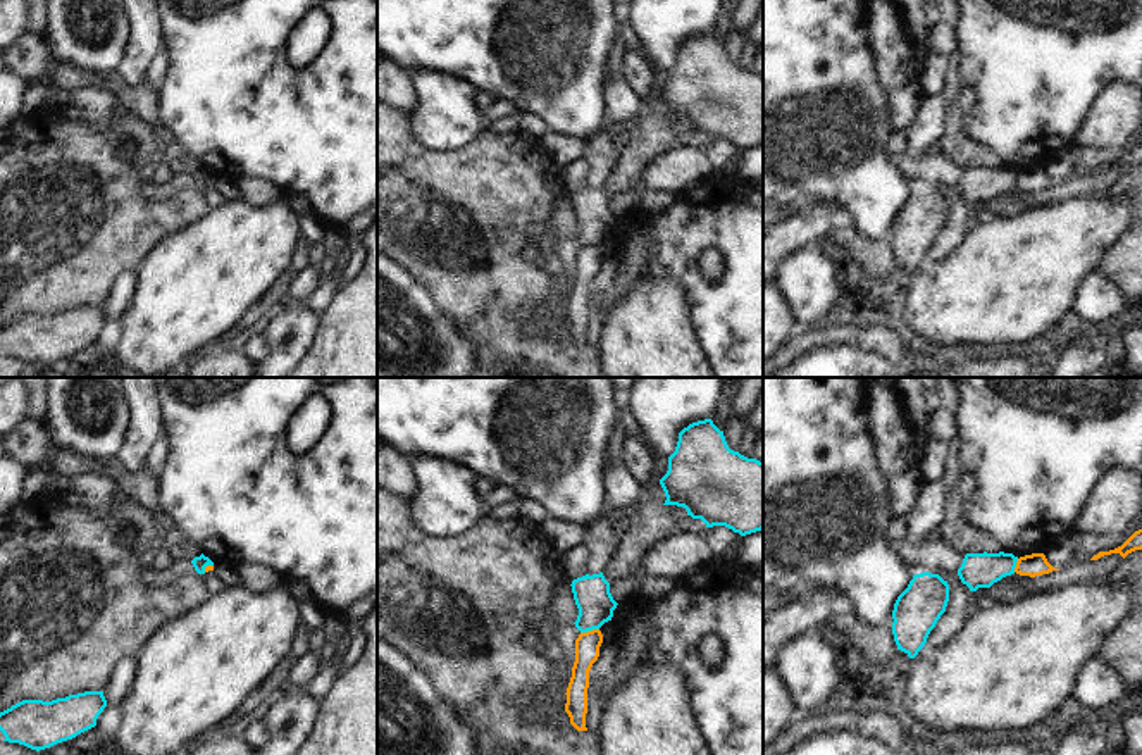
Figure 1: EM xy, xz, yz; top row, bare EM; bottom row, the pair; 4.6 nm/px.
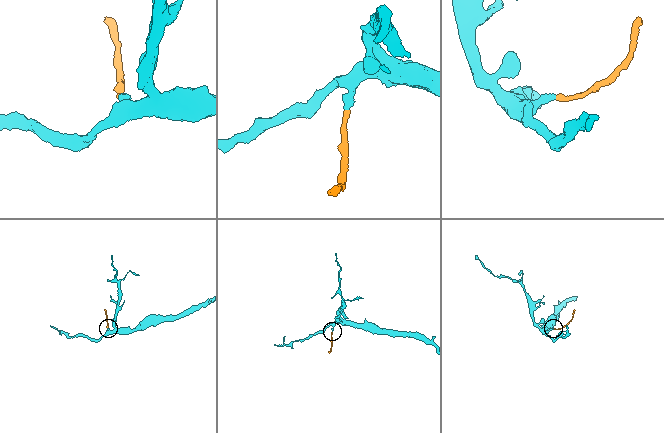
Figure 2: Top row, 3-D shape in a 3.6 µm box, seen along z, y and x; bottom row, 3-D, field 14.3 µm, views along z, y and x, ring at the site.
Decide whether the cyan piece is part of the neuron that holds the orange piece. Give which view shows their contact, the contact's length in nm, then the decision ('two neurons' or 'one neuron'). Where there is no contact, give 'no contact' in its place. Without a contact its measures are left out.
xz | 90 nm | two neurons

